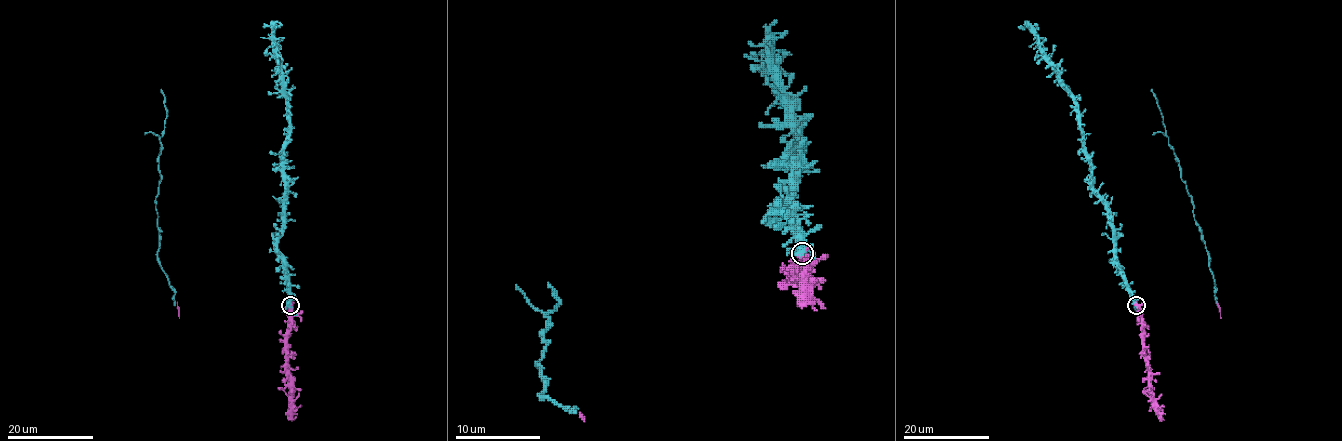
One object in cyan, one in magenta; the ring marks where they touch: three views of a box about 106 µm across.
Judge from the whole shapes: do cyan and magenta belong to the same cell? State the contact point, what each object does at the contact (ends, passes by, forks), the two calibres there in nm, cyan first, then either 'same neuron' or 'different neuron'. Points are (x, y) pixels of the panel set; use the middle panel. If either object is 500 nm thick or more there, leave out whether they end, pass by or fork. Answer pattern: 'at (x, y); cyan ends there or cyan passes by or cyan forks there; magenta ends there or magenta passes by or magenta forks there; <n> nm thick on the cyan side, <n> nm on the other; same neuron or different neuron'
at (802, 253); 460 nm thick on the cyan side, 500 nm on the other; same neuron

